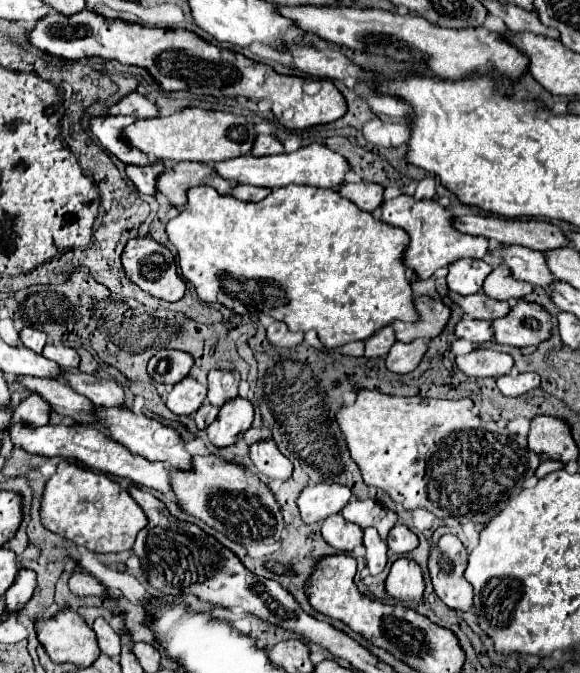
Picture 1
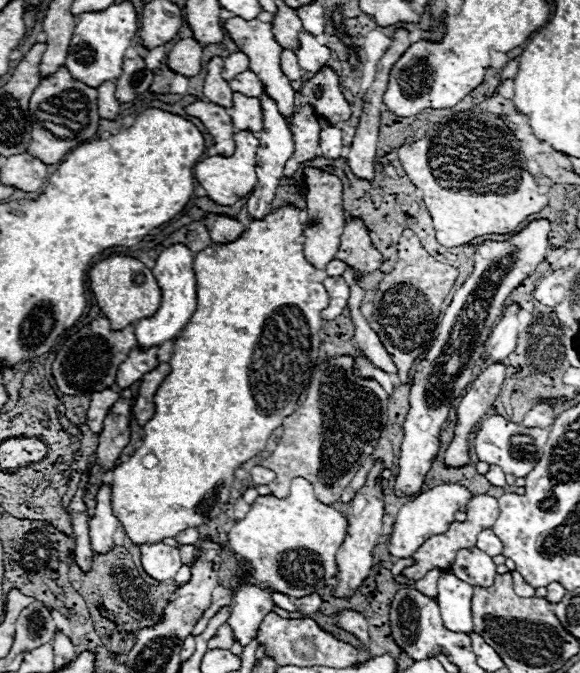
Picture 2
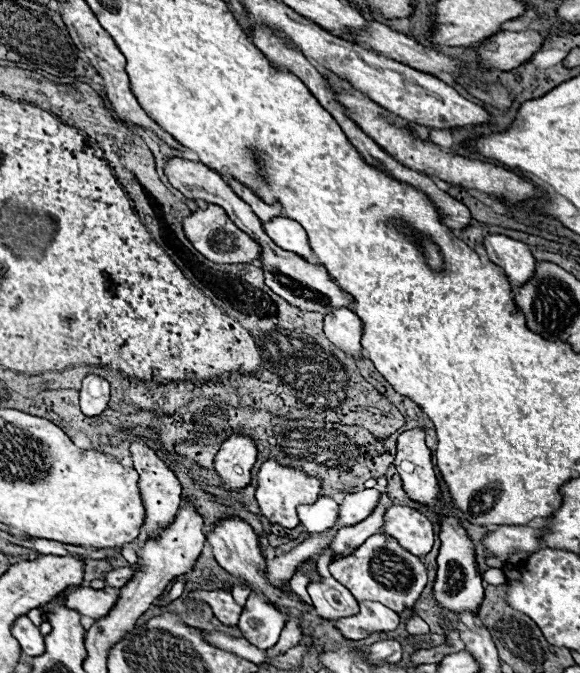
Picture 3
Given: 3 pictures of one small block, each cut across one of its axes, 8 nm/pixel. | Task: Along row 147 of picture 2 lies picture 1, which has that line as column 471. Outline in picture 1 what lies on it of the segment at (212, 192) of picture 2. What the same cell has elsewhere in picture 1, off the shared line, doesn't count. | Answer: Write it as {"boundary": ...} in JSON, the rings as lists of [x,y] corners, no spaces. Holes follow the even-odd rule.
{"boundary":[[[398,196],[398,198],[392,198],[392,200],[384,200],[378,210],[380,210],[380,220],[382,222],[386,222],[390,226],[398,226],[410,236],[410,242],[408,242],[406,250],[402,252],[402,264],[406,268],[414,270],[418,280],[428,280],[438,268],[448,266],[454,260],[460,260],[460,258],[484,258],[488,254],[488,240],[482,238],[482,236],[470,236],[470,234],[462,234],[462,232],[454,230],[452,228],[452,214],[448,210],[444,210],[436,200],[418,200],[416,202],[412,196]]]}

